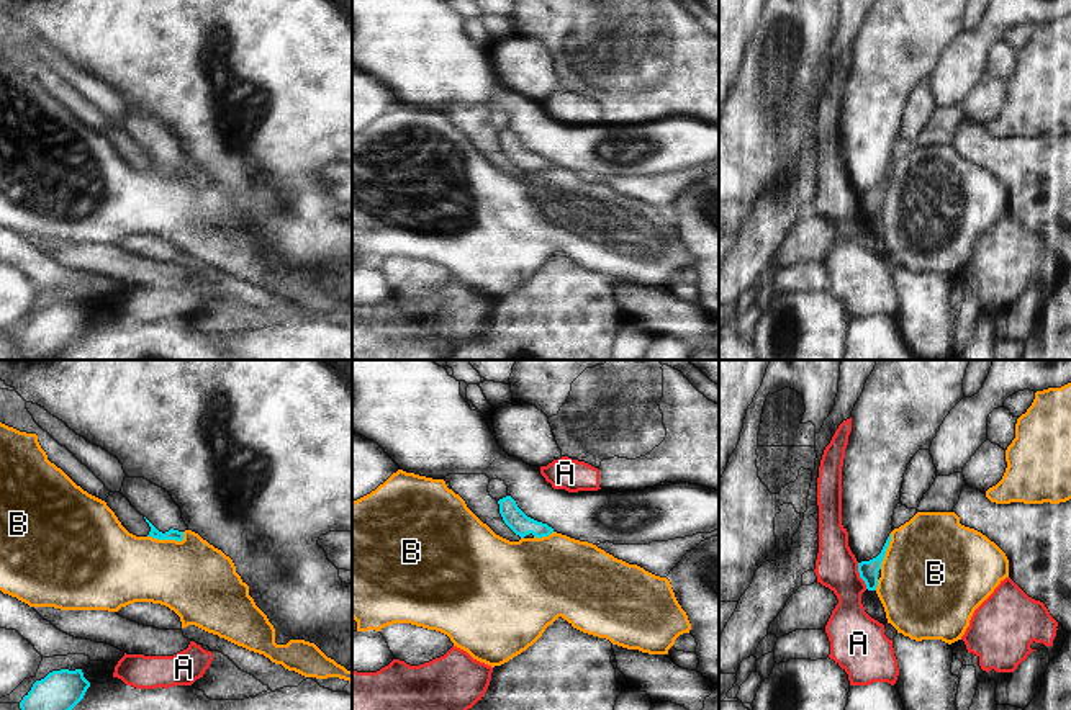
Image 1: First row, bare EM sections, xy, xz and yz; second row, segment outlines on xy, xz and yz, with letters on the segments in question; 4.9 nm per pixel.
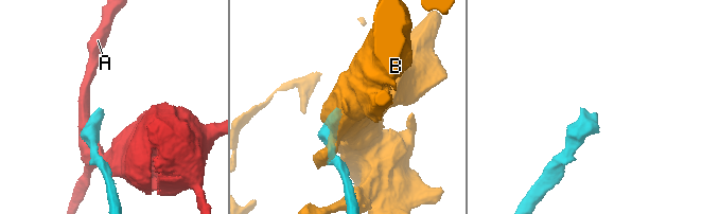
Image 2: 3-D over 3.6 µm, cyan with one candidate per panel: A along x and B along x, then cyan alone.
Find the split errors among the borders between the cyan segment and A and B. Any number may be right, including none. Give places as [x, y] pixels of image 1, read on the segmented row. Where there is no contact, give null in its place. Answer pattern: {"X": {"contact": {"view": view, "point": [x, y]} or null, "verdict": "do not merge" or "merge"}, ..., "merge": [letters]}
{"A": {"contact": {"view": "yz", "point": [860, 576]}, "verdict": "do not merge"}, "B": {"contact": {"view": "xy", "point": [167, 539]}, "verdict": "do not merge"}, "merge": []}

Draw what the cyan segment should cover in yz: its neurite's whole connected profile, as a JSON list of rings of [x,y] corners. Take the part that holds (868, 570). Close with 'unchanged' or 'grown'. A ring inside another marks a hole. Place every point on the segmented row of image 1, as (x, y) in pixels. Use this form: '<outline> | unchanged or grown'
[[[889,533],[881,553],[876,558],[858,563],[860,577],[865,581],[868,591],[876,591],[876,587],[878,587],[878,571],[881,569],[881,563],[884,559],[889,541],[891,541],[891,533]]] | unchanged

